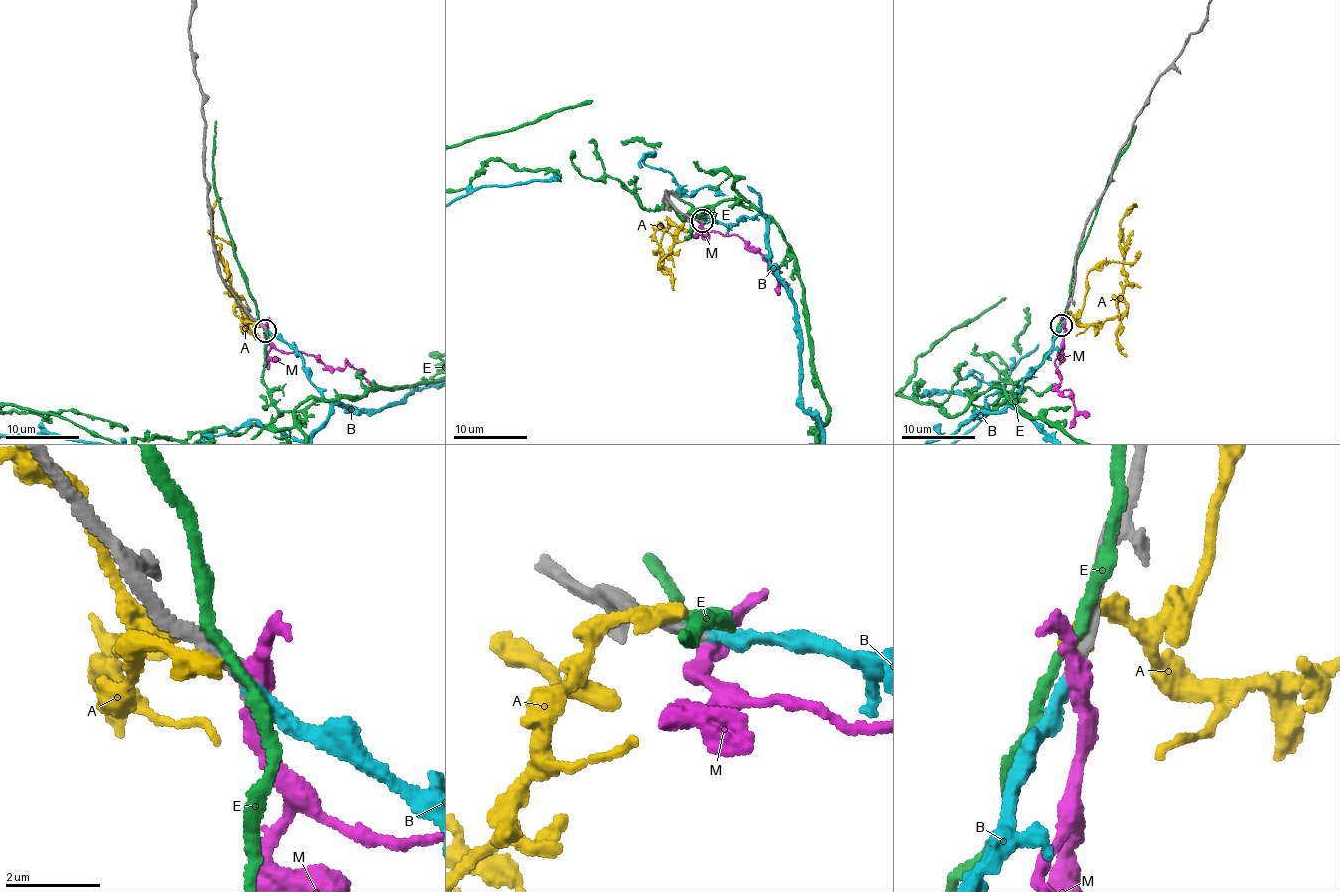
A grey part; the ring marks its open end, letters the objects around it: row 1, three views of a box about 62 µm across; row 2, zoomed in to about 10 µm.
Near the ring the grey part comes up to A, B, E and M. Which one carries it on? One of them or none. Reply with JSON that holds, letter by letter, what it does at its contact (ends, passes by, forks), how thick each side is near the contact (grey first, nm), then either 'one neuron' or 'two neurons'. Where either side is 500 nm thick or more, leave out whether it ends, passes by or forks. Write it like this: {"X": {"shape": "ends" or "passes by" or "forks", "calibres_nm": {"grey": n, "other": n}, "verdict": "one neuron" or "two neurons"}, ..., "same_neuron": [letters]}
{"A": {"shape": "ends", "calibres_nm": {"grey": 260, "other": 440}, "verdict": "two neurons"}, "B": {"shape": "ends", "calibres_nm": {"grey": 320, "other": 220}, "verdict": "one neuron"}, "E": {"shape": "passes by", "calibres_nm": {"grey": 380, "other": 240}, "verdict": "two neurons"}, "M": {"shape": "passes by", "calibres_nm": {"grey": 320, "other": 360}, "verdict": "two neurons"}, "same_neuron": ["B"]}

